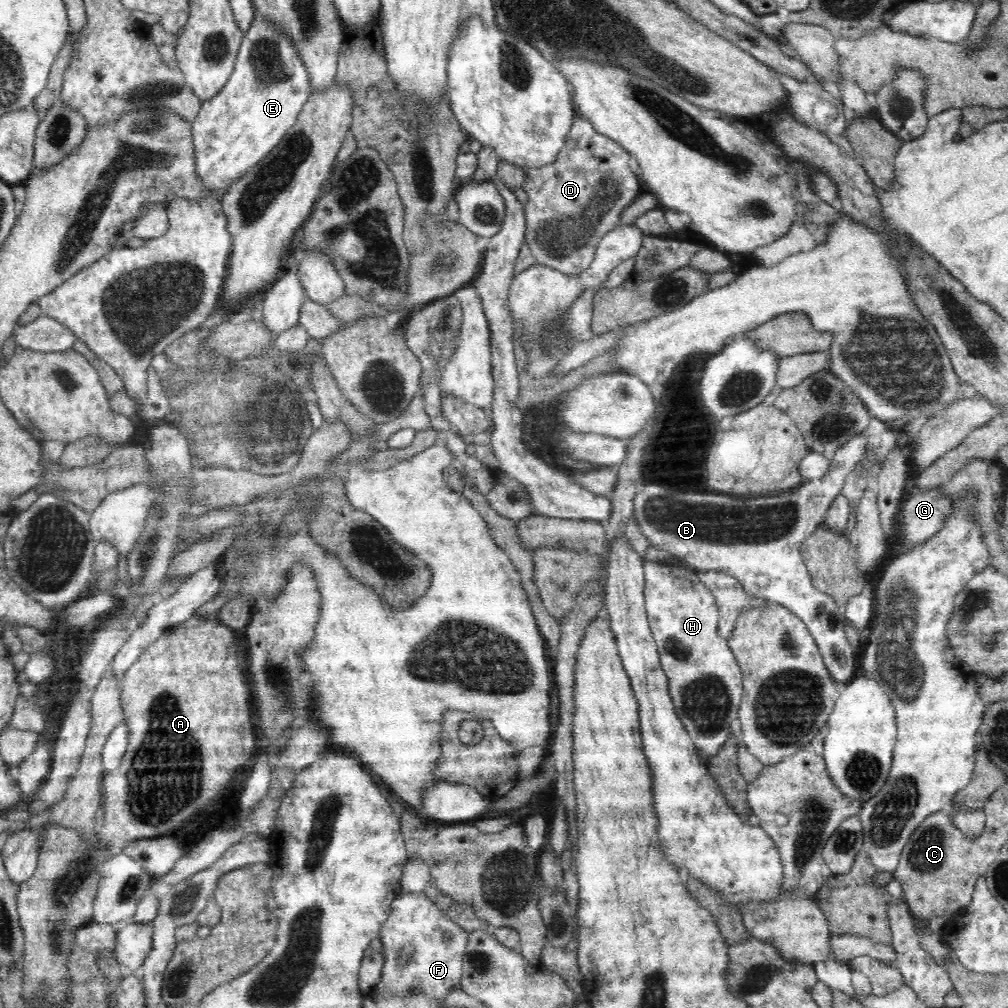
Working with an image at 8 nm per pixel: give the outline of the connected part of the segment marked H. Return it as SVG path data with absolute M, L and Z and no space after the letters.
M644 563L645 611L655 643L660 653L662 668L669 680L669 693L676 714L684 723L687 733L699 753L716 756L732 734L731 724L738 719L738 710L743 700L742 671L727 638L718 634L719 612L712 591L700 581L698 573L682 564Z

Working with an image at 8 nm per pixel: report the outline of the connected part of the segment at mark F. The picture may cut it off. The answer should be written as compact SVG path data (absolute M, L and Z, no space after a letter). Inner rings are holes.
M401 892L392 901L391 911L386 922L379 932L379 939L383 946L384 966L381 979L373 988L374 997L389 999L400 995L409 995L415 990L424 991L424 995L438 999L439 1001L457 988L462 980L462 960L468 946L468 932L453 922L424 892ZM445 932L451 934L451 938L444 939Z

